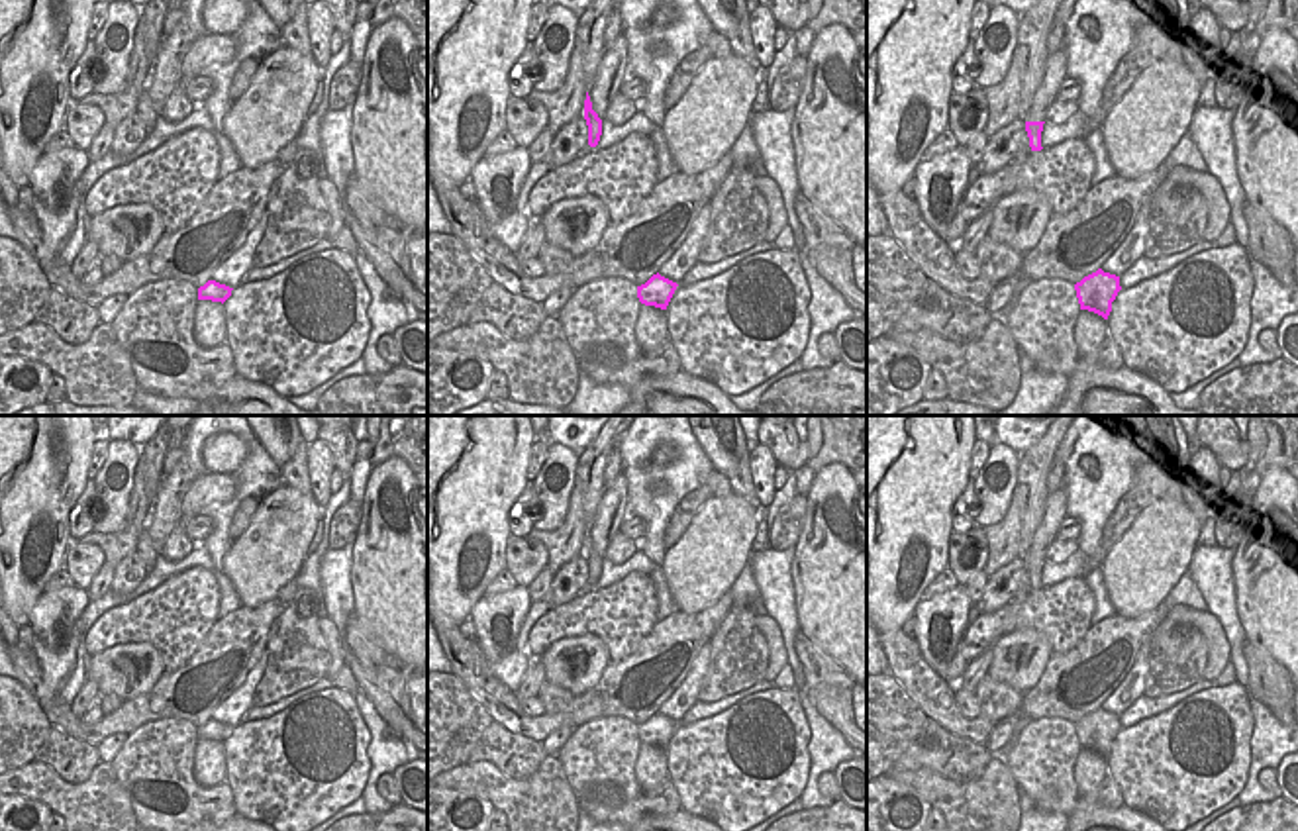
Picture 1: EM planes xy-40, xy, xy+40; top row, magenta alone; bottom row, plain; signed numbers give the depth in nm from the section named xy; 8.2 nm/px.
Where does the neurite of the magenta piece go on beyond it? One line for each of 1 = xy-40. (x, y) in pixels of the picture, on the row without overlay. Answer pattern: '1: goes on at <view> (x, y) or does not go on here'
1: does not go on here

